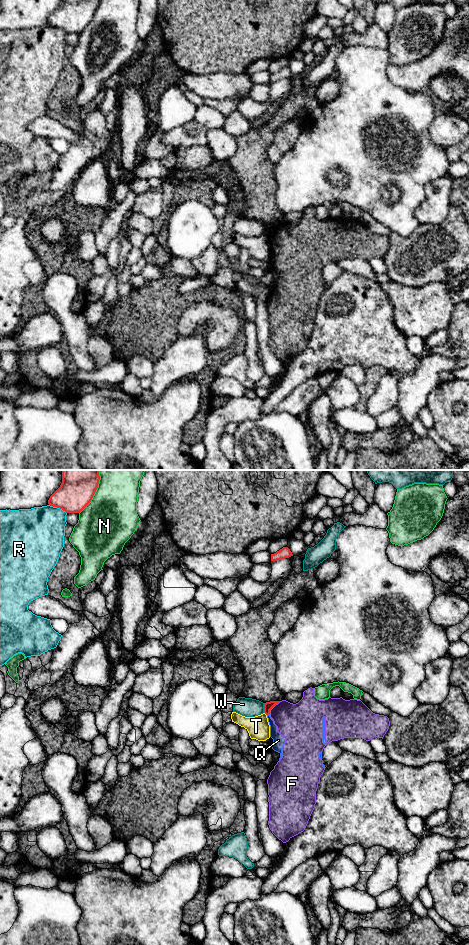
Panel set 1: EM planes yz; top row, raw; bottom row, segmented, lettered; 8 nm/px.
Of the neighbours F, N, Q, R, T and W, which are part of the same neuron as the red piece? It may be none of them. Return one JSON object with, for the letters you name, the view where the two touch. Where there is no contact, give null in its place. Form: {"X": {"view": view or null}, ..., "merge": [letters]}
{"merge": []}

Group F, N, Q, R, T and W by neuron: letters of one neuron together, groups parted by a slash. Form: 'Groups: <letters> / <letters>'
Groups: F Q / N / R / T / W

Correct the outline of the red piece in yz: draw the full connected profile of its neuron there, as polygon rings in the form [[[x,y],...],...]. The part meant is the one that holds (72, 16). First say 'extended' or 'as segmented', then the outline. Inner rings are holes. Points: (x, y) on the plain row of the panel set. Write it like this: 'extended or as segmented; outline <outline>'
as segmented; outline [[[62,0],[48,24],[66,33],[80,33],[92,20],[99,0]]]

